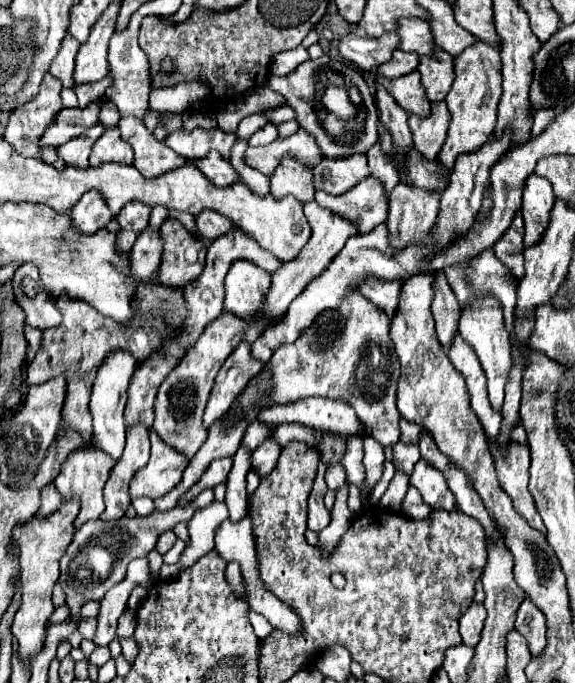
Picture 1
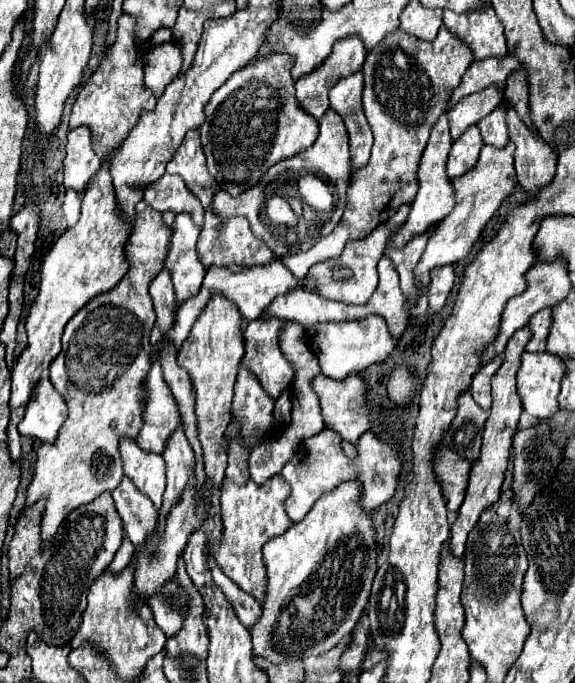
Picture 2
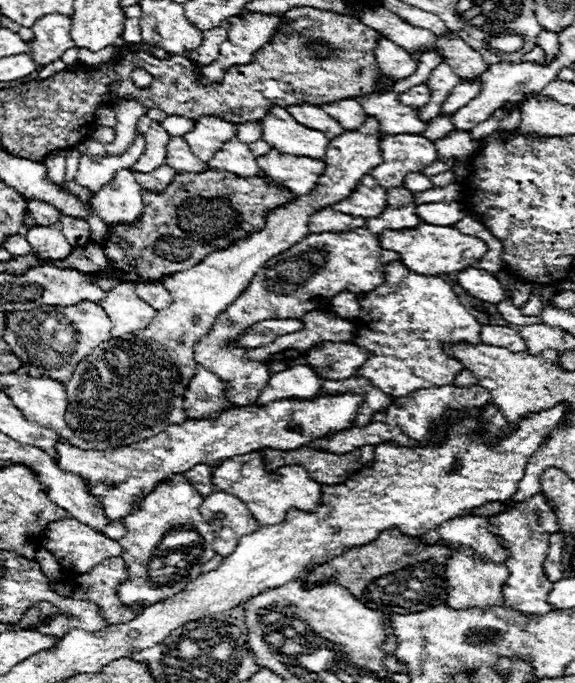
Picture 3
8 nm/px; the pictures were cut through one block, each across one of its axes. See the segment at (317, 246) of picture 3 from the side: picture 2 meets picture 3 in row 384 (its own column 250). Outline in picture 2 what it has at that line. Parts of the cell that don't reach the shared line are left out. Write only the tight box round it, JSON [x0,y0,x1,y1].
[198,207,274,268]

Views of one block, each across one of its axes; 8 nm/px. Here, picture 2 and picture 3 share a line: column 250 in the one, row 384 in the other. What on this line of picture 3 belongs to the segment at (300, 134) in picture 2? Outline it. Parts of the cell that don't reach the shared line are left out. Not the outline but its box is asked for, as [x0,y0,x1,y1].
[64,116,382,450]

